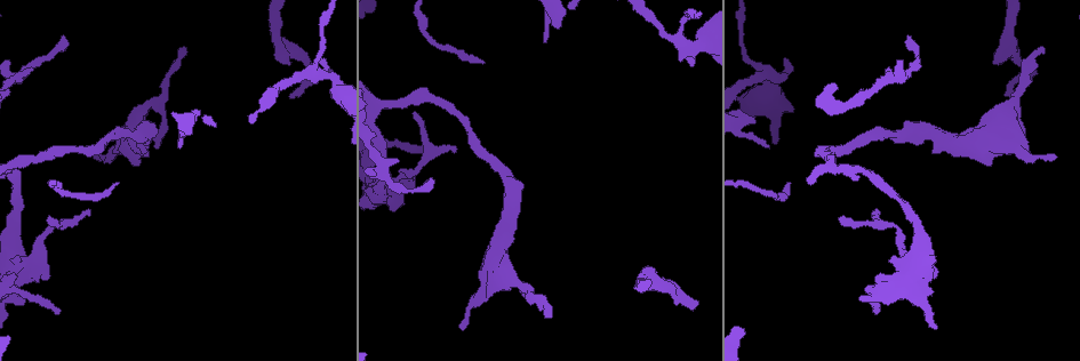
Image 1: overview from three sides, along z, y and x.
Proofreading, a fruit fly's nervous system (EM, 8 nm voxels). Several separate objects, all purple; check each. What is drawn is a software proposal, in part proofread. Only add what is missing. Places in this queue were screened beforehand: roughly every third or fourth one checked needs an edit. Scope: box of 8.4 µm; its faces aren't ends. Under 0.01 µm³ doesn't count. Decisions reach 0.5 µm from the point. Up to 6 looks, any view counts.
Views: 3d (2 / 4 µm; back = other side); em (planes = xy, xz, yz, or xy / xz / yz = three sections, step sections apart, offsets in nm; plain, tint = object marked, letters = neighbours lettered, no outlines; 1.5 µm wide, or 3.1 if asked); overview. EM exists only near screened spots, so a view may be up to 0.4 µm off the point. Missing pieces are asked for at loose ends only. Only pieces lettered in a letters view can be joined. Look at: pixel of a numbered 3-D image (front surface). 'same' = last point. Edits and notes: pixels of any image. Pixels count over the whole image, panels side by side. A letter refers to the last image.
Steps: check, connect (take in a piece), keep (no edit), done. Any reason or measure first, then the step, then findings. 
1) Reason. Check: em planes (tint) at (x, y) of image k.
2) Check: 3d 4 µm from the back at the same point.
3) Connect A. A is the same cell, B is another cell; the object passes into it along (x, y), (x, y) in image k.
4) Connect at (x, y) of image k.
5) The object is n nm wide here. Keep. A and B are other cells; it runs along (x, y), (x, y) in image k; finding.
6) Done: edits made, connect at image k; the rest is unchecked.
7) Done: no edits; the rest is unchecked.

Branch stops here. Check: em planes (letters) at (696, 302) of image 1.

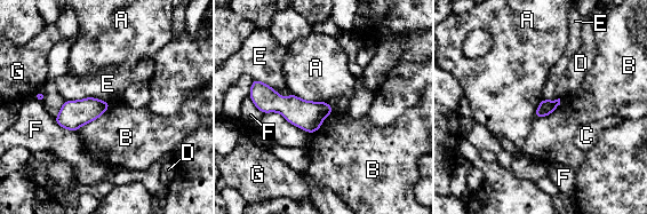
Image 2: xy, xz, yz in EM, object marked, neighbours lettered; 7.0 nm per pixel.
Keep. A, B, C, D, E, F and G are other cells; a border runs along (293, 93), (304, 100), (326, 103) in image 2; no lettered piece goes on from it.

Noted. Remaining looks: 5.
Tapers out. Check: em planes (letters) at (1043, 51) of image 1.

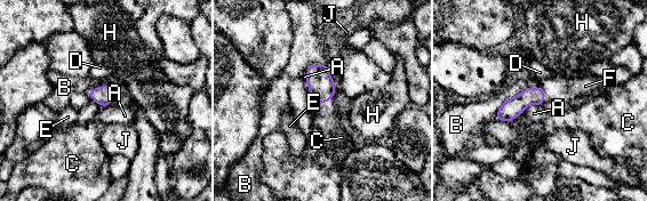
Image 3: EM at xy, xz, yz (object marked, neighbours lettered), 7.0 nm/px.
Connect F. F is the same cell, A, B, C, D, E, H and J are other cells; the object passes into it along (512, 107), (543, 90), (561, 90) in image 3; it goes on there.

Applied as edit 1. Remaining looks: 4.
Check: overview.

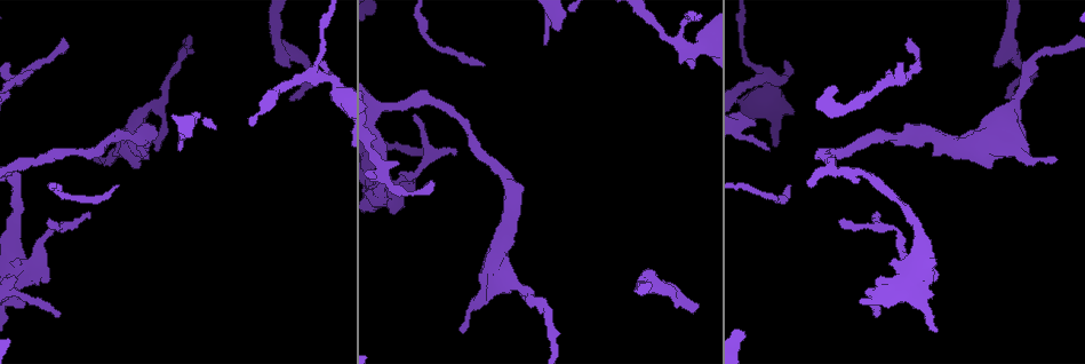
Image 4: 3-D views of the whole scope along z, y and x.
Free end. Check: em planes (letters) at (522, 284) of image 4.

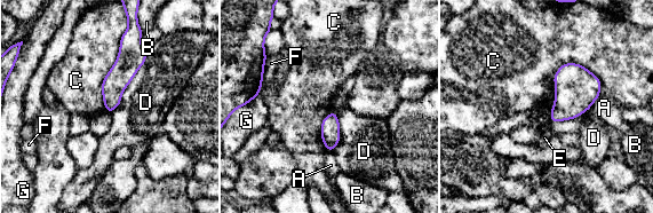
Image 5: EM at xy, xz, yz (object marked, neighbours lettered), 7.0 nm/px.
The object is 130 nm wide here. Keep. A, B, C, D, E, F and G are other cells; a border runs along (121, 38), (102, 83), (104, 109) in image 5; none of them fits.

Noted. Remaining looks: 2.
Done: edits made, connect at image 3; the rest is unchecked.

